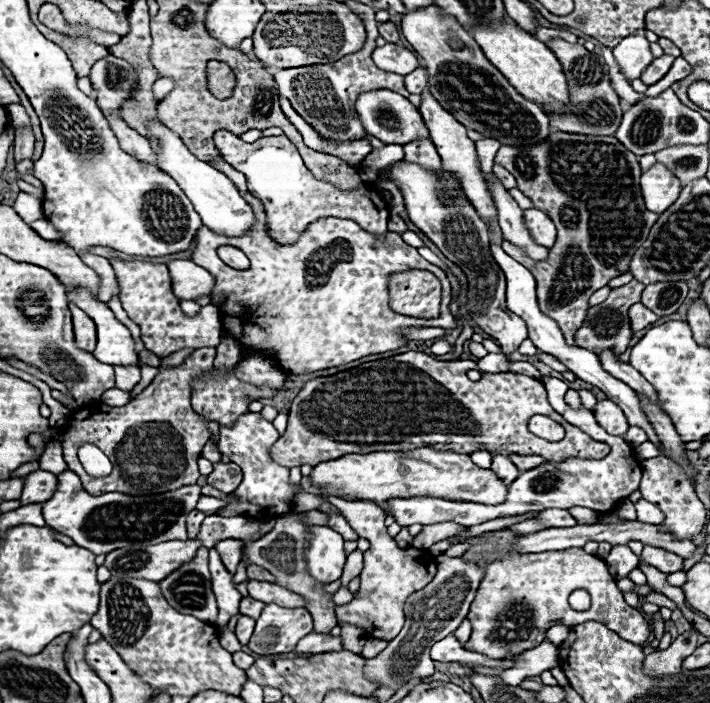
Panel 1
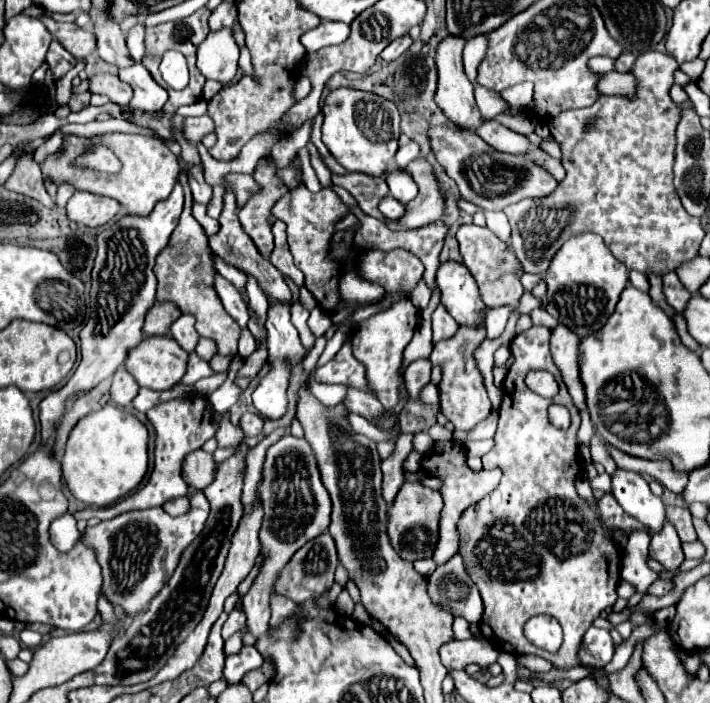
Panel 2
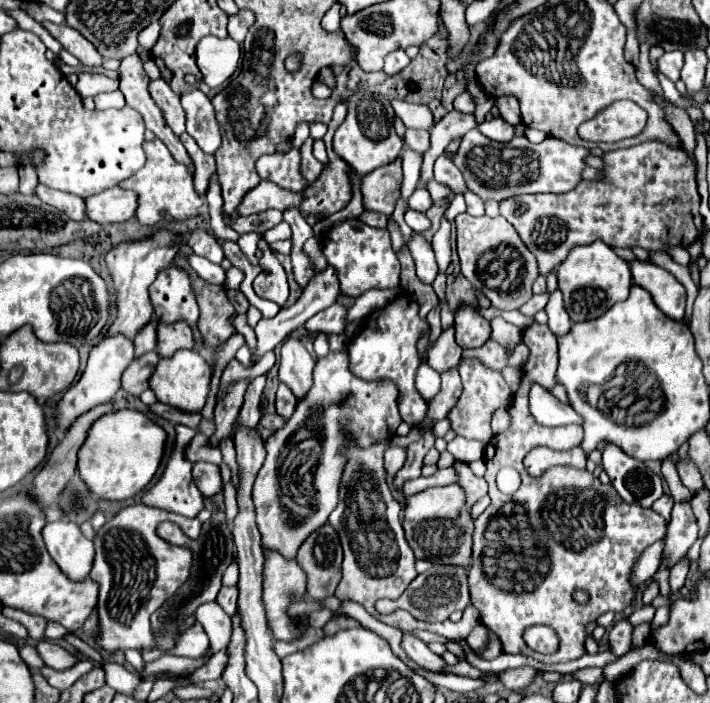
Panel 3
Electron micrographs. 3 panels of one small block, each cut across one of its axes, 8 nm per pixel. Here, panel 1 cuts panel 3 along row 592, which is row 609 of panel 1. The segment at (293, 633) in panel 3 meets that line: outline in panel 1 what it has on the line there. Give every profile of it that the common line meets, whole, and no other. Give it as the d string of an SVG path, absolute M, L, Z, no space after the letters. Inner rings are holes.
M266 604L256 620L248 648L256 654L292 652L304 634L312 632L312 616L304 608L282 608Z

